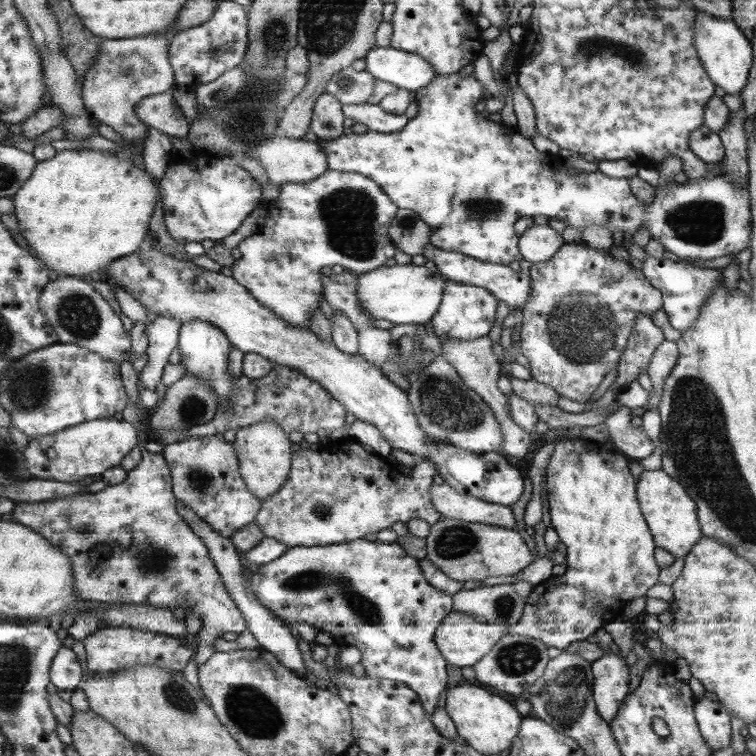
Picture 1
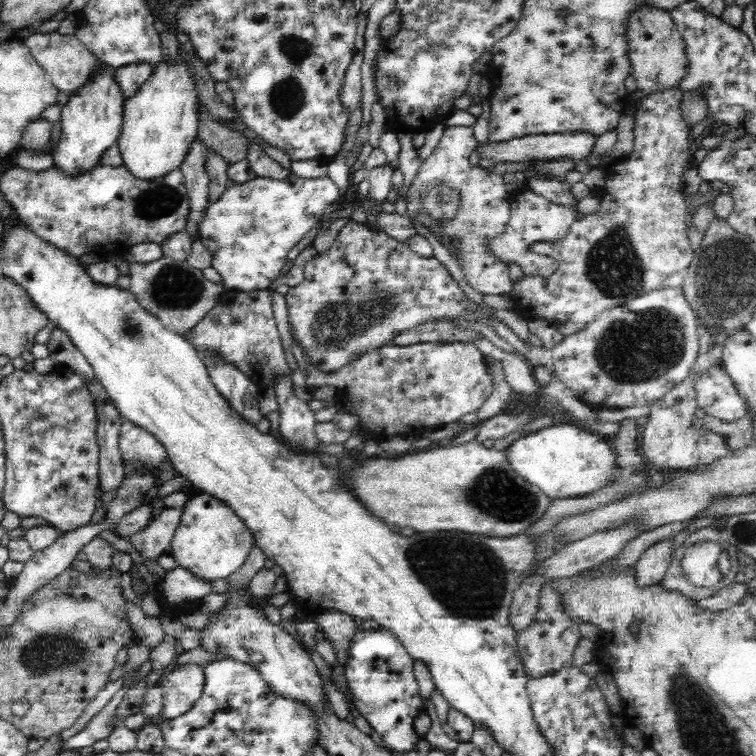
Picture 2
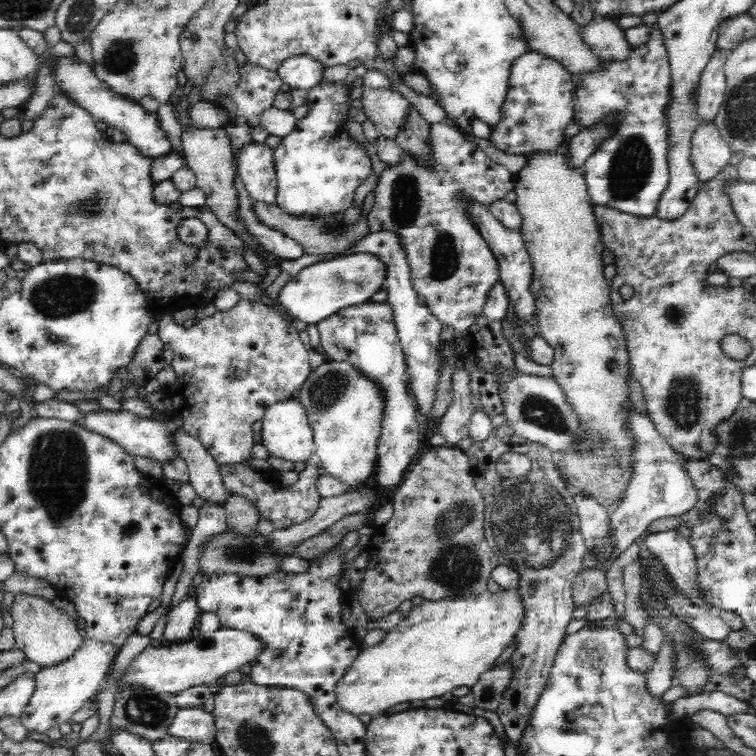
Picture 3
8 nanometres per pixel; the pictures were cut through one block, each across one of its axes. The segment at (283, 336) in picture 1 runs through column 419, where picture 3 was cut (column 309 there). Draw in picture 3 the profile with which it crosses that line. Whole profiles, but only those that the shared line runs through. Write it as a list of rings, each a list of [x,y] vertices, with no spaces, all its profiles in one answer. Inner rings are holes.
[[[290,397],[283,401],[276,401],[271,404],[262,418],[262,439],[270,456],[290,460],[290,462],[300,462],[308,460],[310,454],[314,452],[314,433],[308,423],[308,415],[304,405],[300,400]]]

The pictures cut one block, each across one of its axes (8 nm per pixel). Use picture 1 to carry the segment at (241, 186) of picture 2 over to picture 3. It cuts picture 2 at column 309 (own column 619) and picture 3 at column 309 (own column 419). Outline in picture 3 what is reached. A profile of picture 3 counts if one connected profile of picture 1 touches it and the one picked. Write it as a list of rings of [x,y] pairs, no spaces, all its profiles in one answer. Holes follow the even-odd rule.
[[[324,78],[314,88],[308,90],[306,104],[308,113],[298,119],[294,130],[285,136],[280,144],[273,149],[276,169],[276,206],[282,207],[290,215],[327,215],[345,211],[354,204],[356,188],[370,176],[372,165],[369,154],[348,135],[348,124],[351,100],[356,96],[356,91],[351,86],[346,86],[344,81],[328,82]]]

